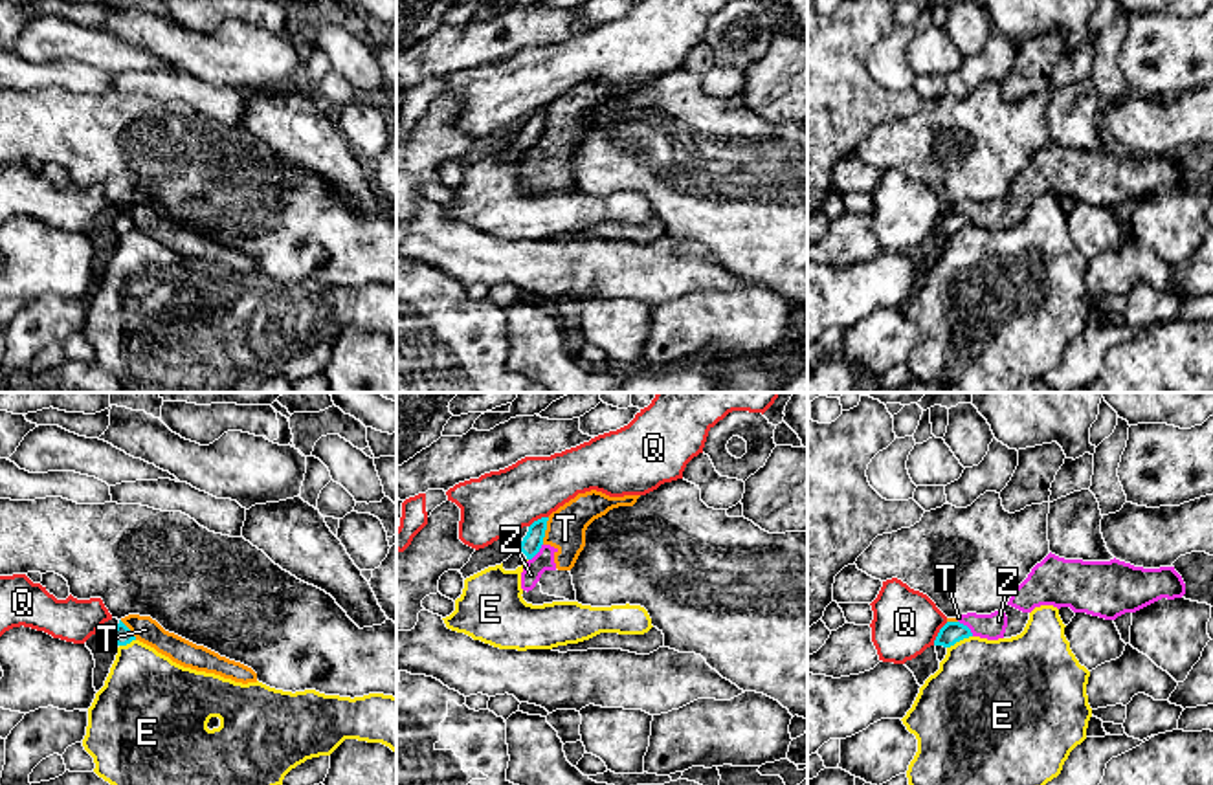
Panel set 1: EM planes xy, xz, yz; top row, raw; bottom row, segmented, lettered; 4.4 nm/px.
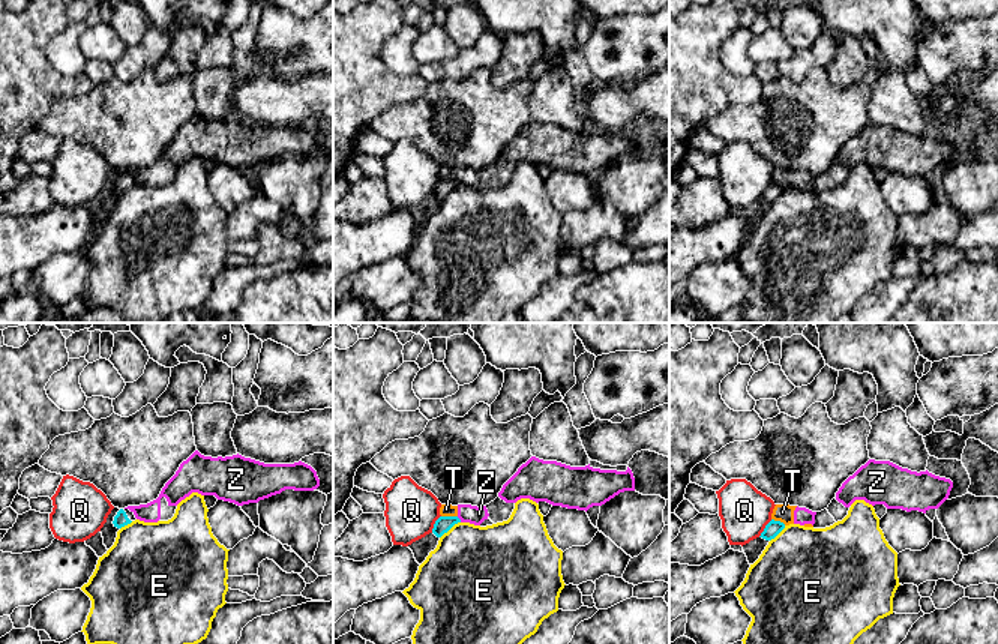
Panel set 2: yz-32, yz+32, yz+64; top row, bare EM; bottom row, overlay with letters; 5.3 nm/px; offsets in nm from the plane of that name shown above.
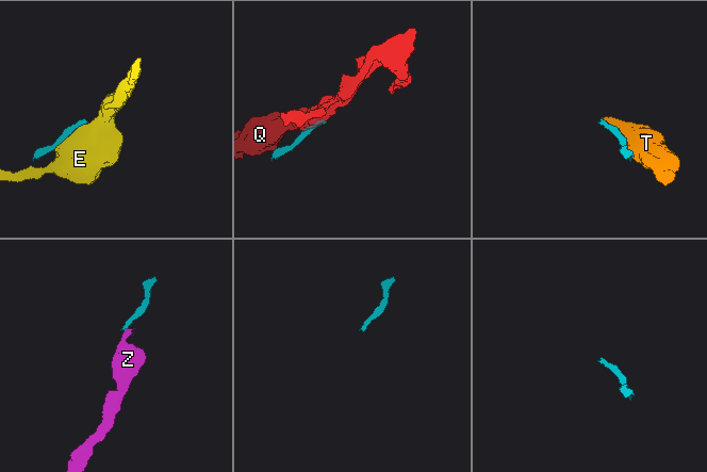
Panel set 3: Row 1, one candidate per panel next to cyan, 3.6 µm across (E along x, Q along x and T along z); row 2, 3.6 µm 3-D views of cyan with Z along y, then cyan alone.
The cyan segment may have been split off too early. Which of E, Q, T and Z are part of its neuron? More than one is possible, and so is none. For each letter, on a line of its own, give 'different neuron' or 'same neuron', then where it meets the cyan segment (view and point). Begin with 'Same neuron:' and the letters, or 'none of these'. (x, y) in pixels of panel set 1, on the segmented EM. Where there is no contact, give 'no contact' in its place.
Same neuron: none of these
E: different neuron; contact yz (958, 641)
Q: different neuron; contact yz (938, 633)
T: different neuron; contact xz (545, 529)
Z: different neuron; contact yz (968, 628)

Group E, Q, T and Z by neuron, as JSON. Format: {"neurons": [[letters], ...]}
{"neurons": [["E"], ["Q"], ["T", "Z"]]}

